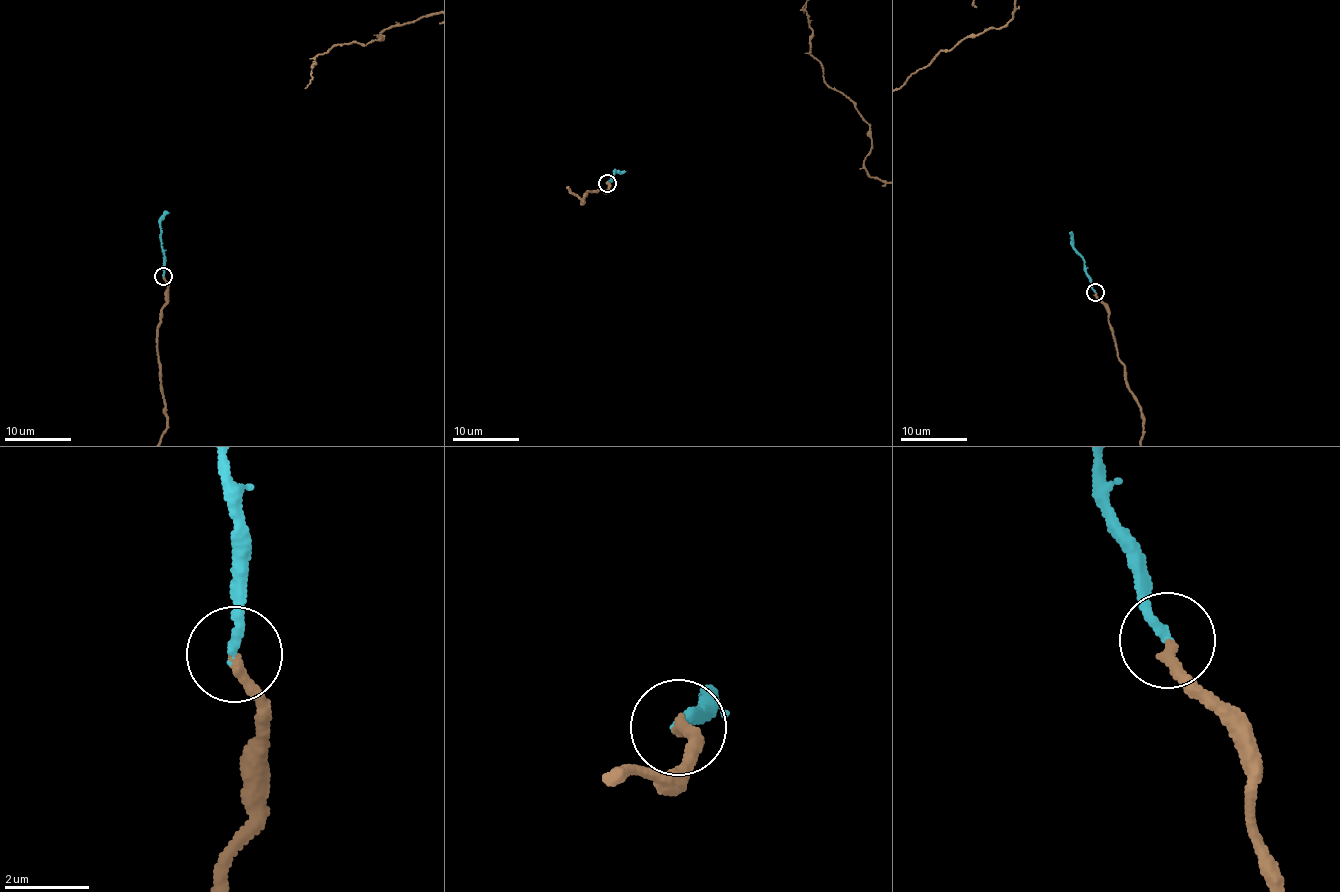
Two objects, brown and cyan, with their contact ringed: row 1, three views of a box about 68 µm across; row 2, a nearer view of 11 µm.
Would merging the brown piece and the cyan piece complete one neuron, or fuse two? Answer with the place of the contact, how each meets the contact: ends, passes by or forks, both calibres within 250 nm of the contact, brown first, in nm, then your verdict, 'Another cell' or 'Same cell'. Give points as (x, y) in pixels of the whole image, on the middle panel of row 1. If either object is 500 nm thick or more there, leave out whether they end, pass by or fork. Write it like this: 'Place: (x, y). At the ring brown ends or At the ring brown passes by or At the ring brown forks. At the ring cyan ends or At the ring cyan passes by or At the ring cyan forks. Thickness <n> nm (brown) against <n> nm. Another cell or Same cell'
Place: (607, 183). At the ring brown ends. At the ring cyan ends. Thickness 260 nm (brown) against 240 nm. Same cell

